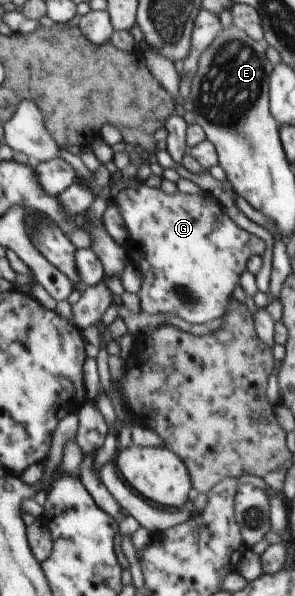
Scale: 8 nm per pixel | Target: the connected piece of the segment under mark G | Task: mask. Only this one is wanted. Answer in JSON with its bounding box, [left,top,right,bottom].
[114,182,266,324]

